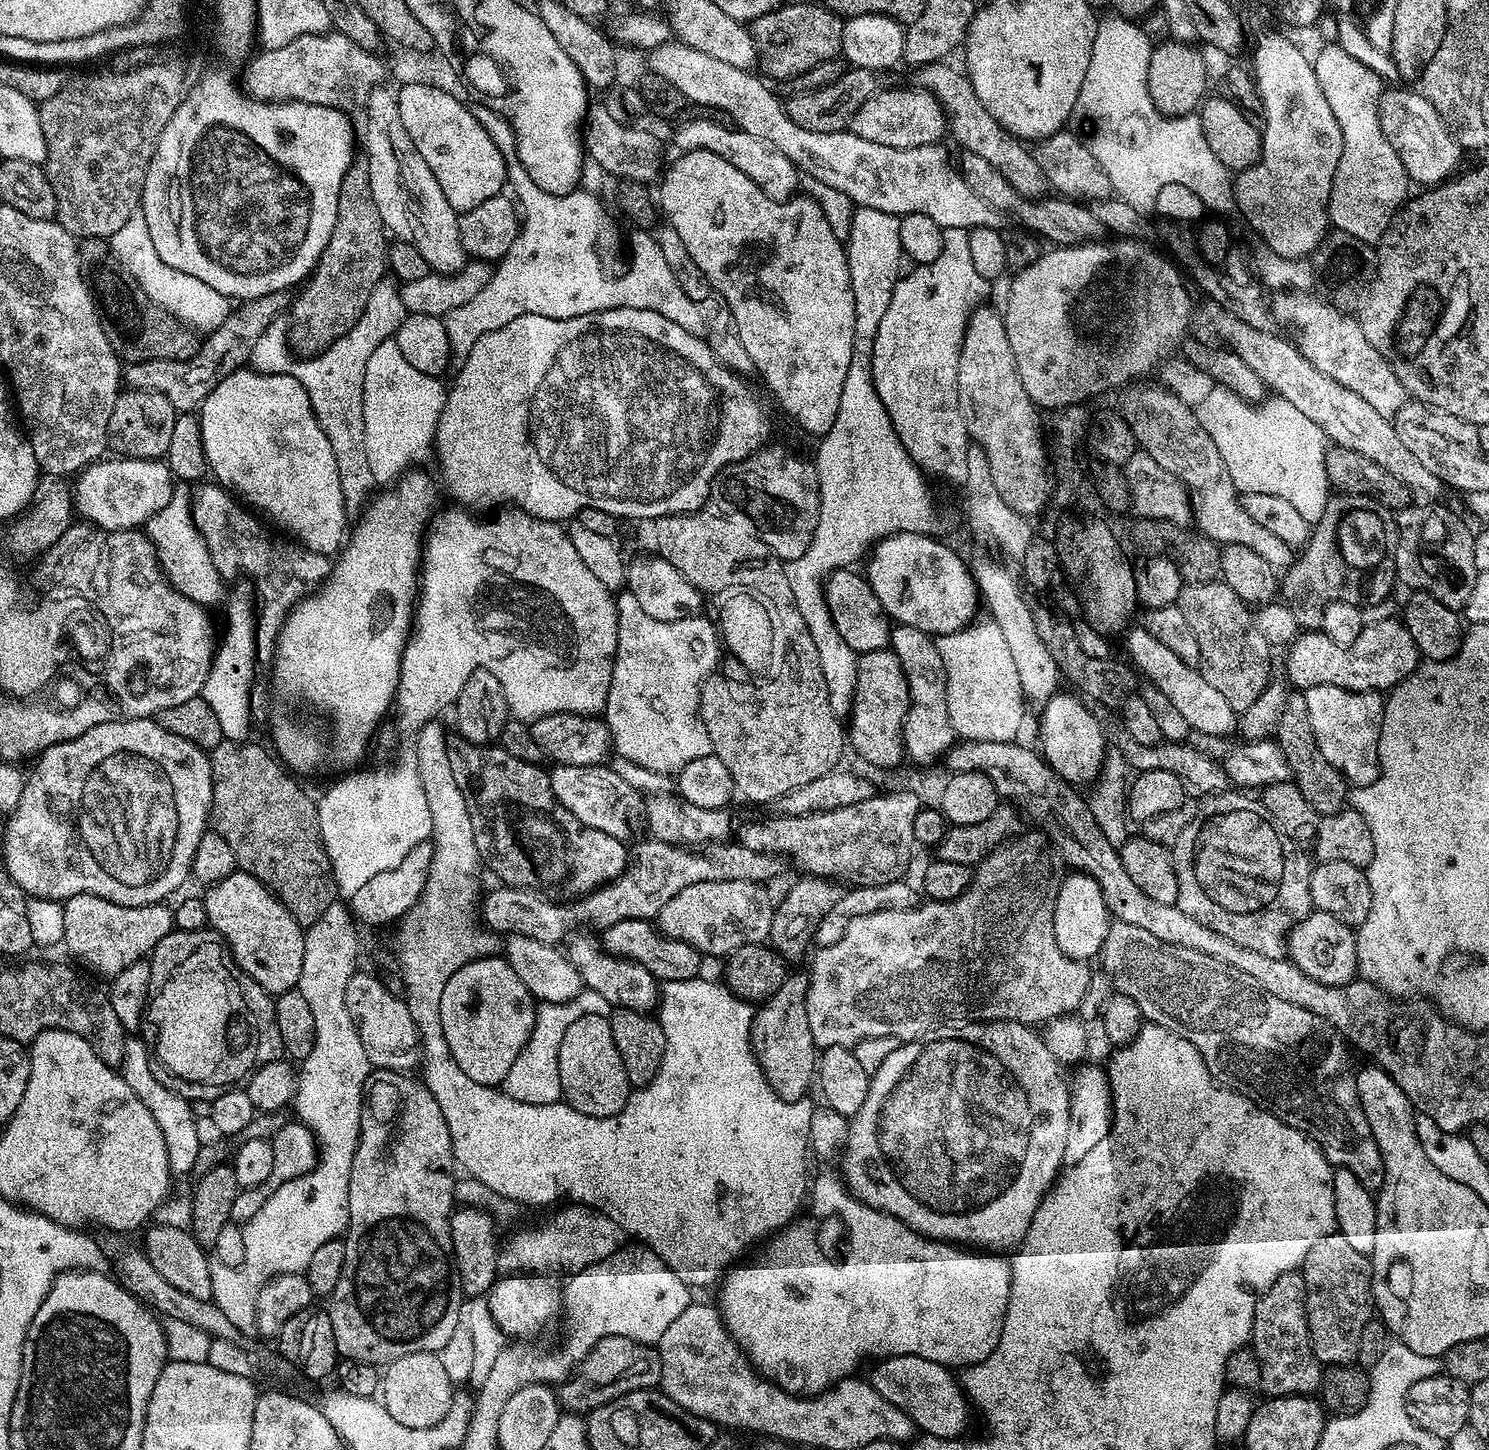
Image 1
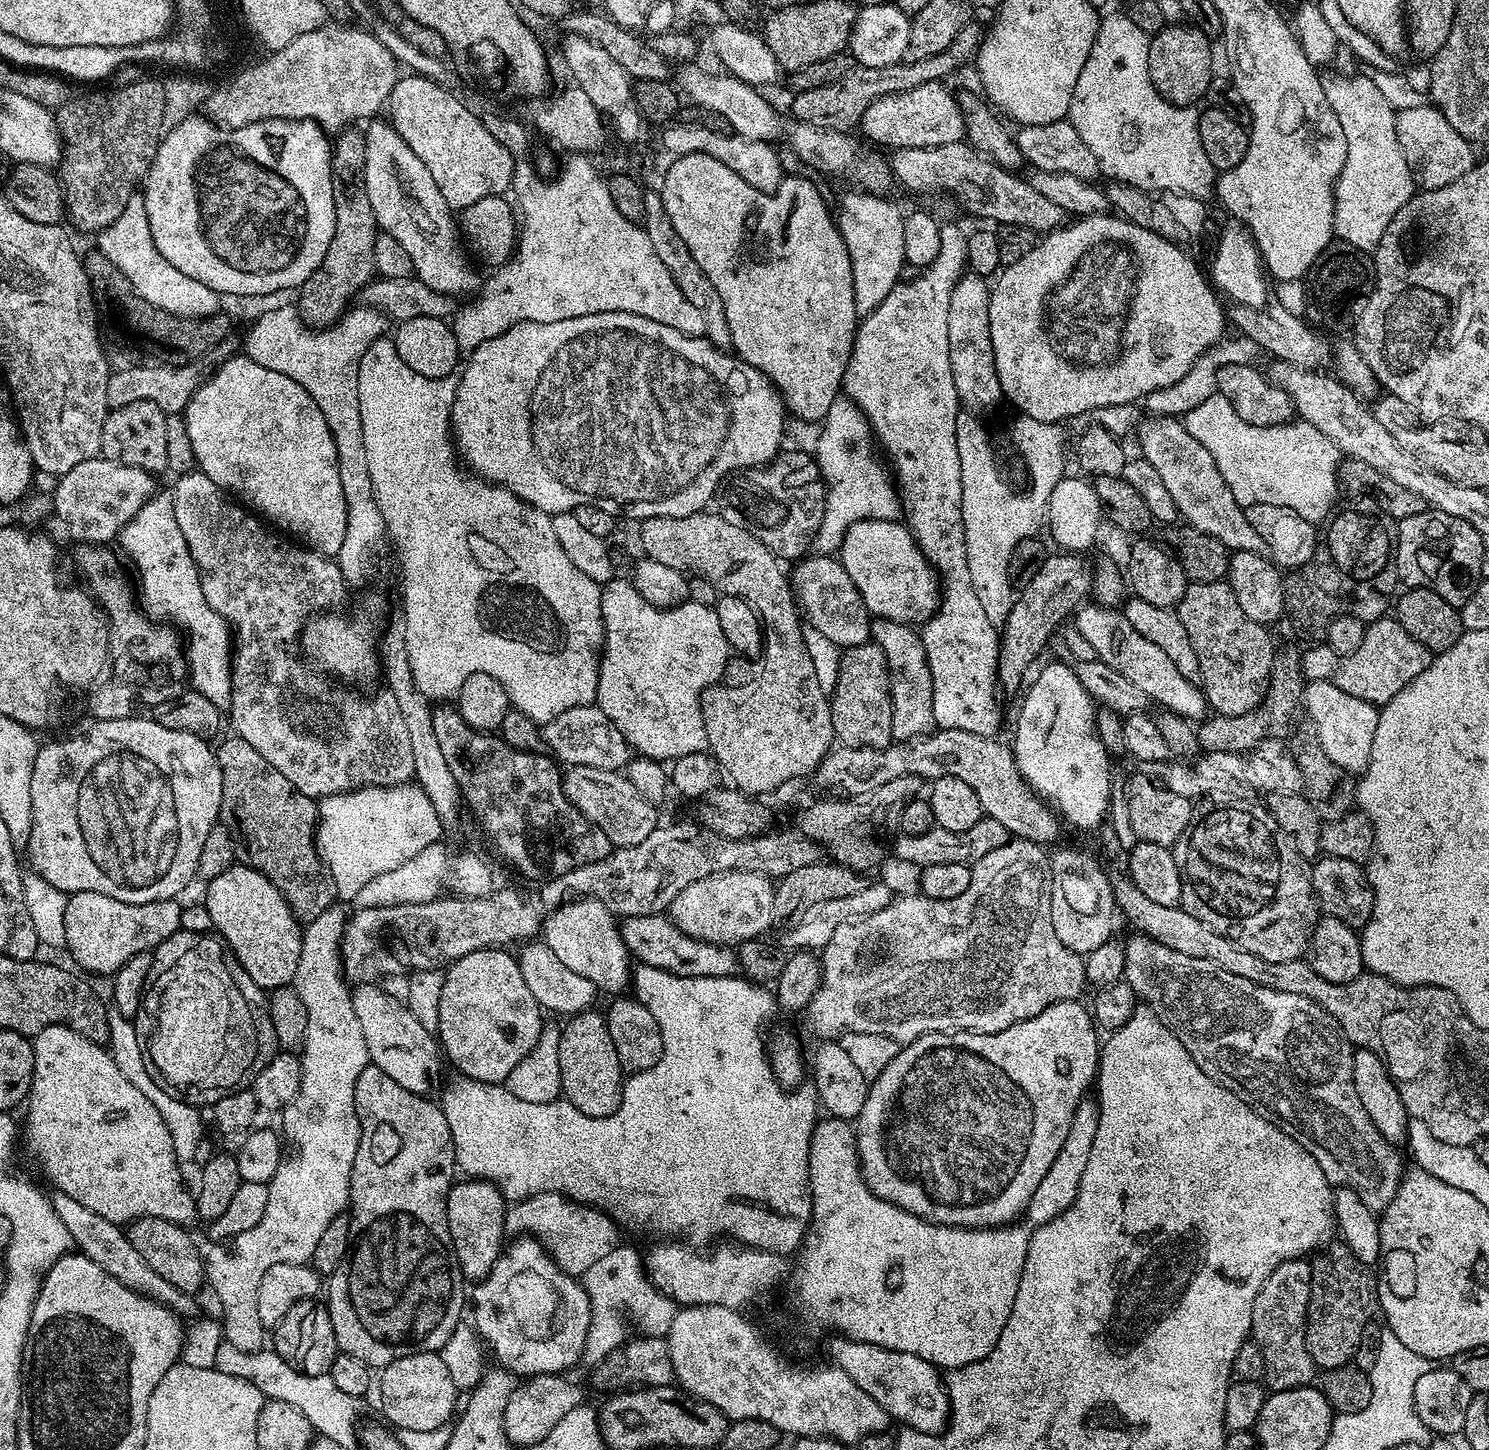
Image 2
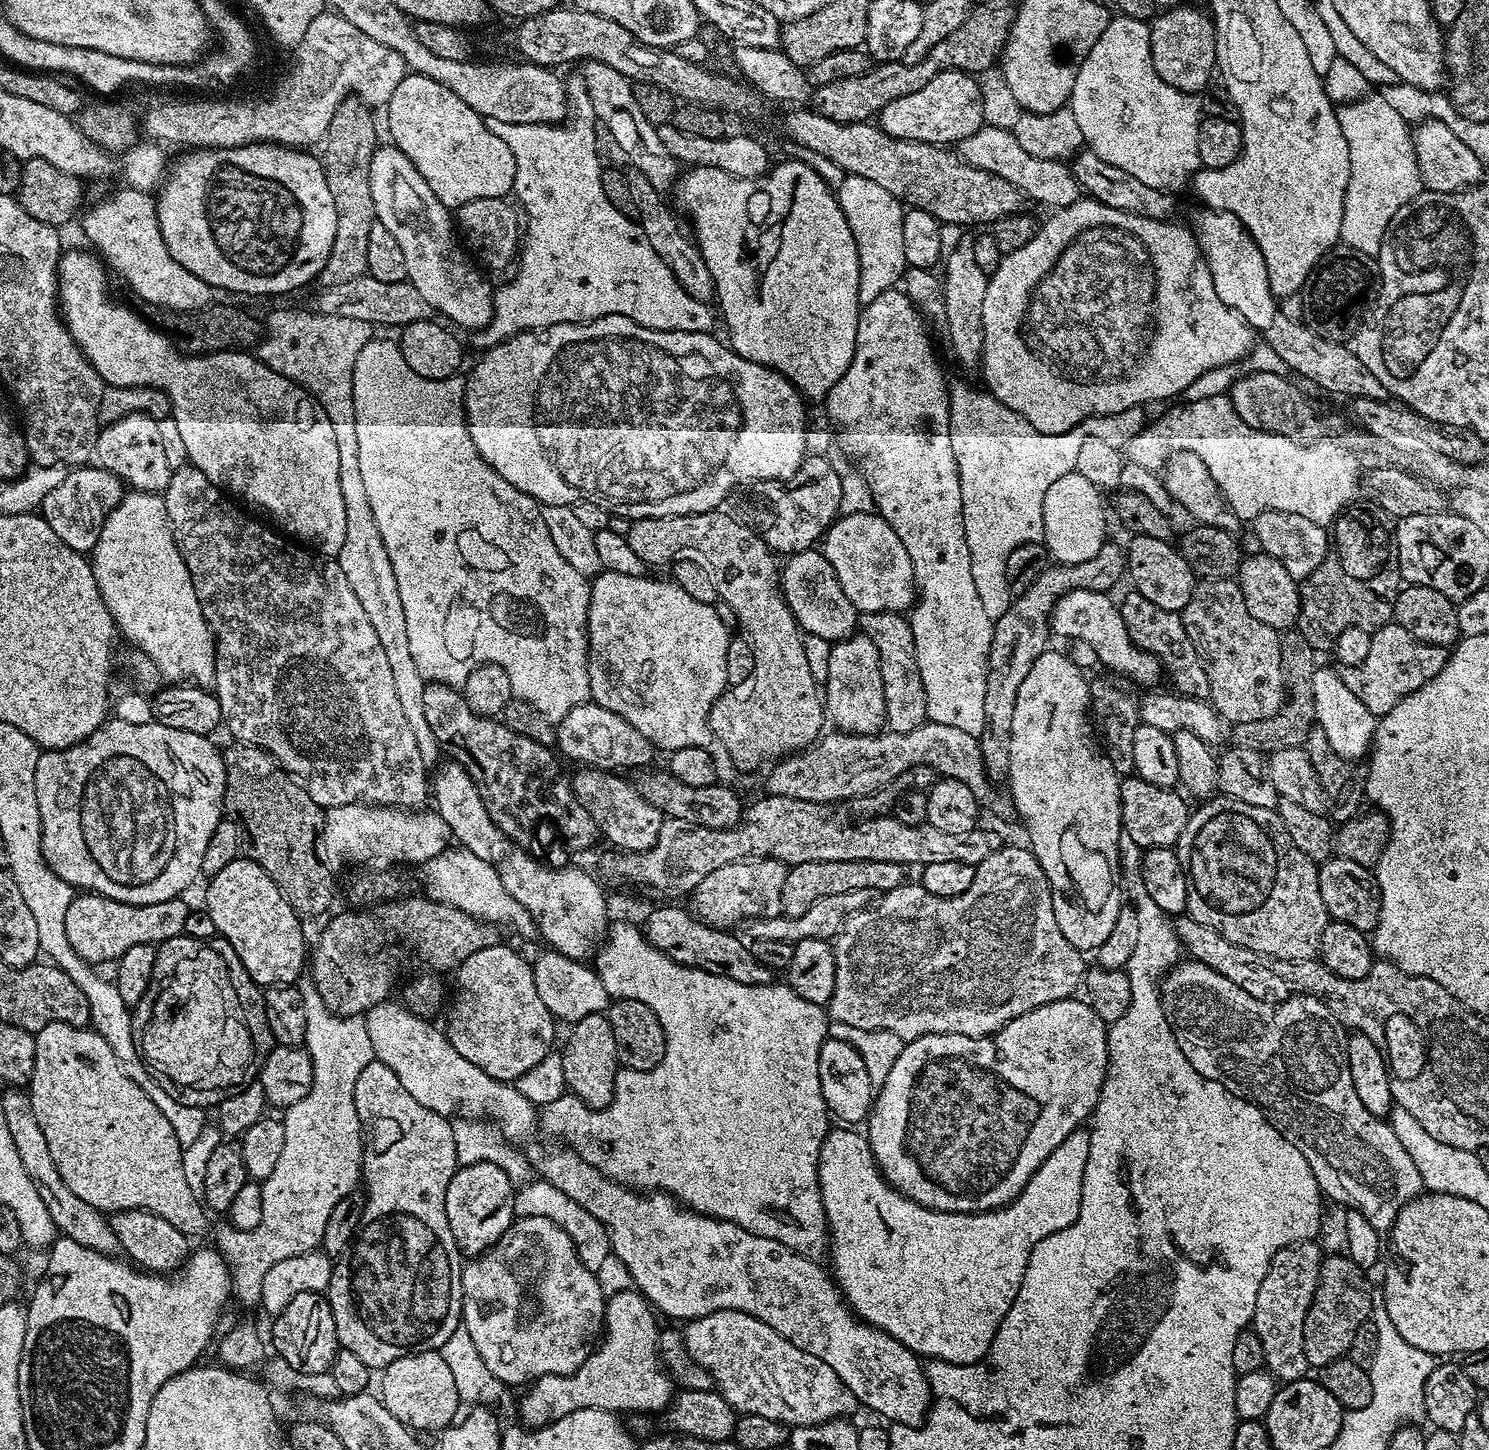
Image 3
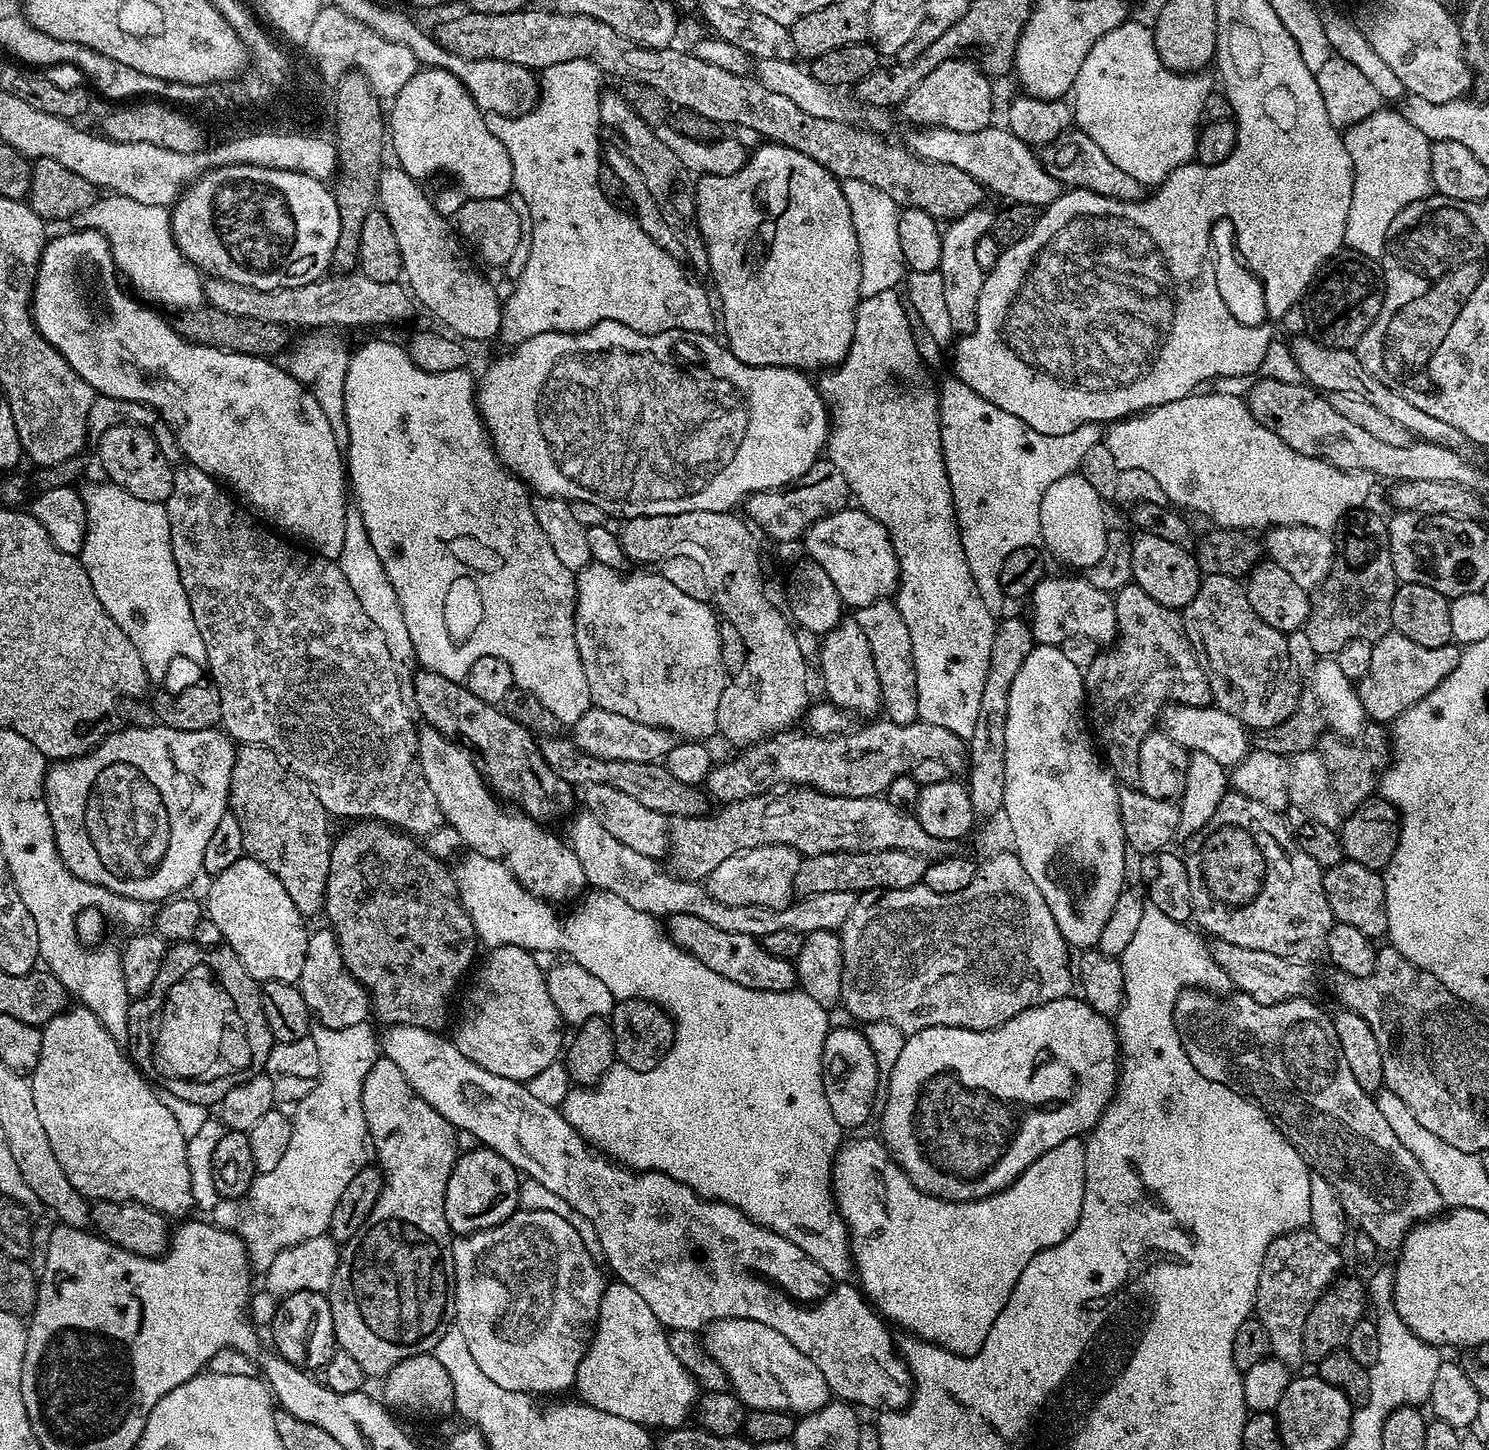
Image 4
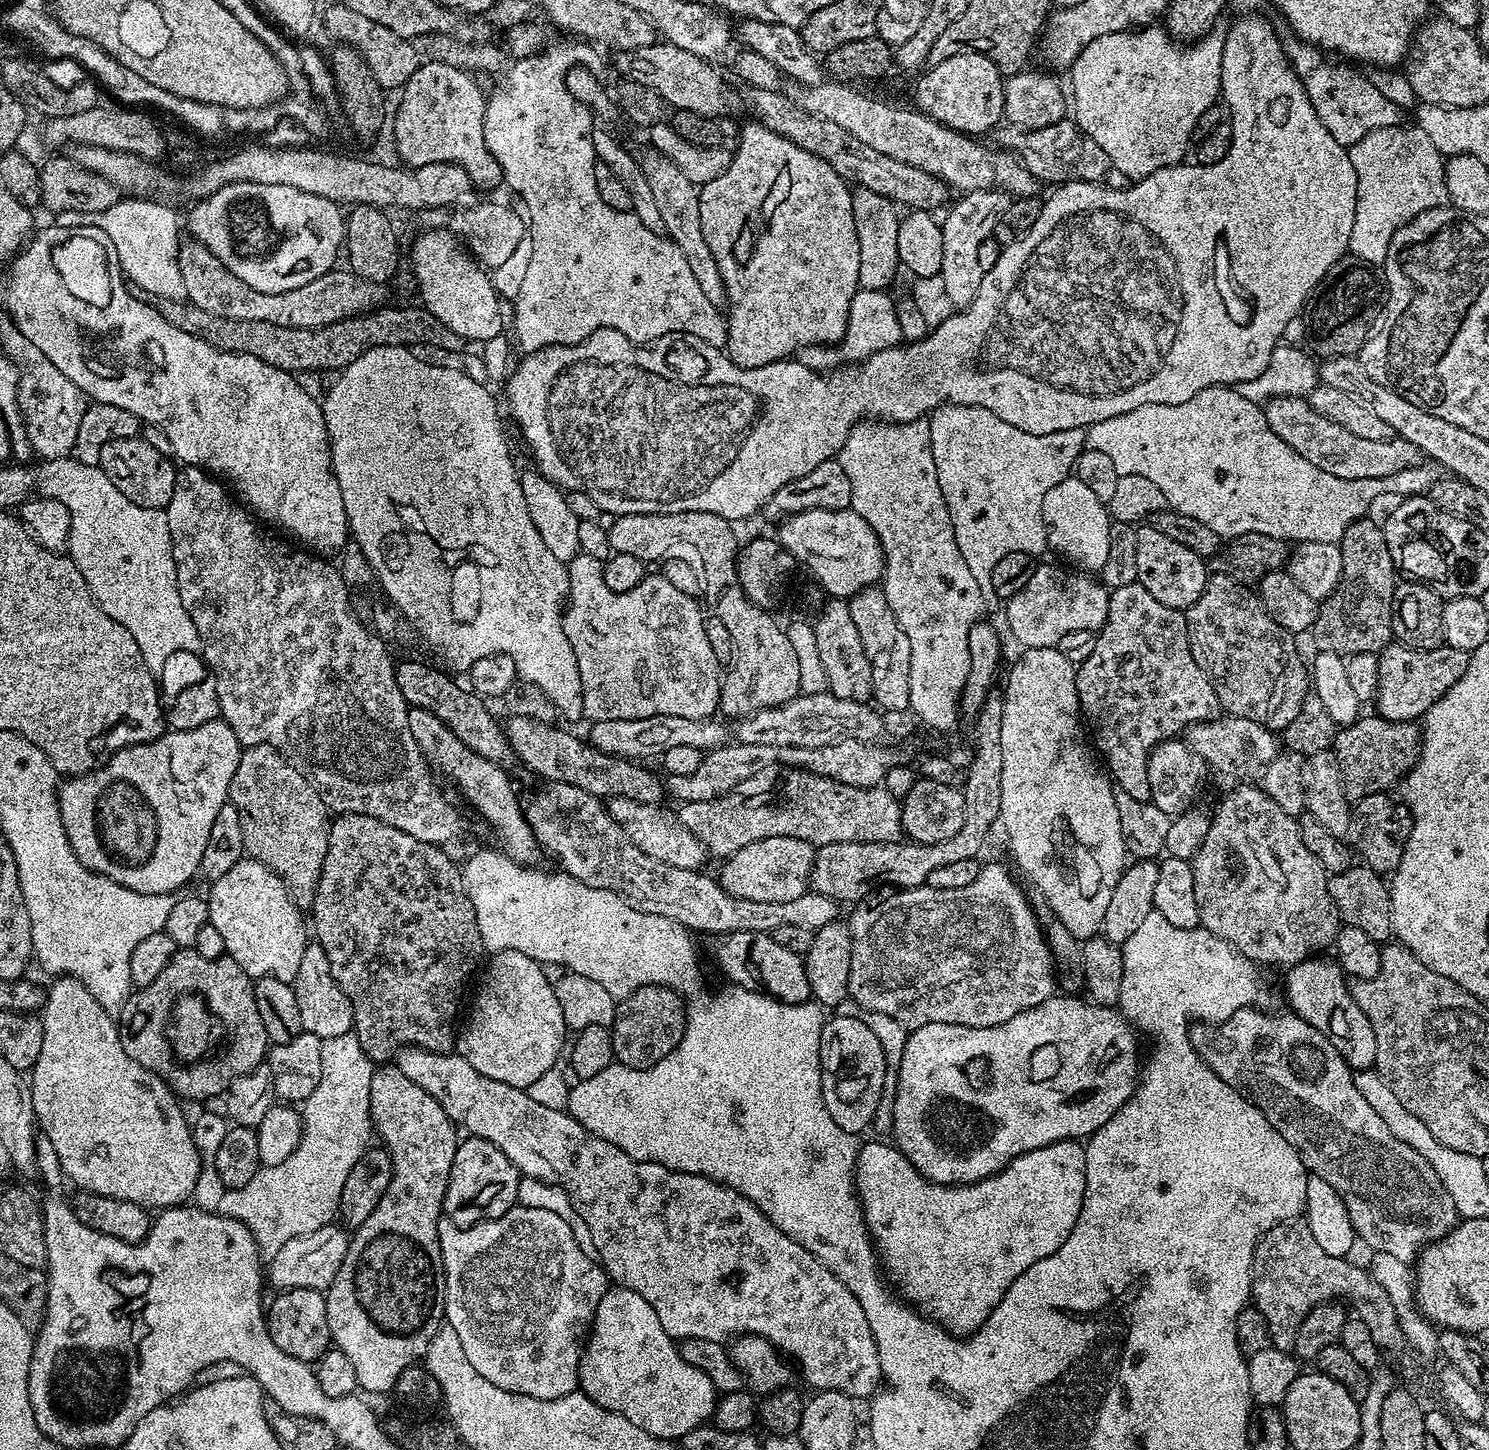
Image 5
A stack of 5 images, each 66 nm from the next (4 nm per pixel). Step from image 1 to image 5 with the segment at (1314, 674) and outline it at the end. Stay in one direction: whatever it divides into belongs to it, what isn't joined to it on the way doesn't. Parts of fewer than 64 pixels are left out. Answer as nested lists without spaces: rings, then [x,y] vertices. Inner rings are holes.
[[[1393,642],[1381,648],[1378,662],[1378,686],[1374,697],[1375,711],[1387,720],[1419,721],[1466,674],[1469,653],[1447,646],[1412,648],[1409,644]]]

